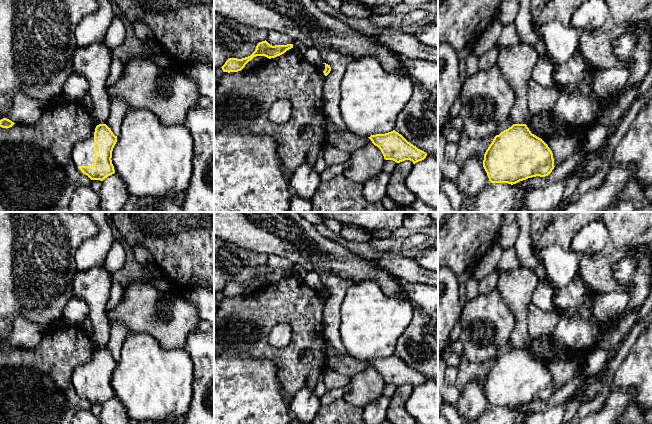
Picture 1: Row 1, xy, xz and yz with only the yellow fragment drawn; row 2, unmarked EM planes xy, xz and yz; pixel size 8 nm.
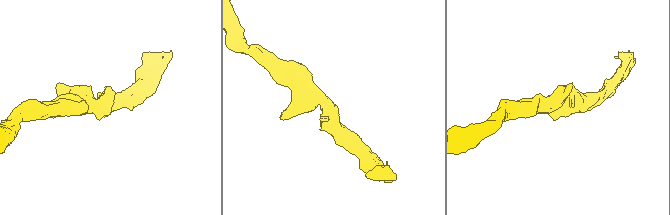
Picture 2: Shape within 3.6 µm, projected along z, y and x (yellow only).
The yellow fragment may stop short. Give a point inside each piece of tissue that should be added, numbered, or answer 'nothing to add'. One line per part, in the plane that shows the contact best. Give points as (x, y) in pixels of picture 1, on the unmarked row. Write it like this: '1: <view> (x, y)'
1: xy (83, 376)

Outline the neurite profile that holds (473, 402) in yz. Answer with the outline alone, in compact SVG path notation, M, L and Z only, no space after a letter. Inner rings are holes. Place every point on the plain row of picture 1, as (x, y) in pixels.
M483 380L468 383L460 394L458 410L464 420L476 421L490 407L483 391Z

